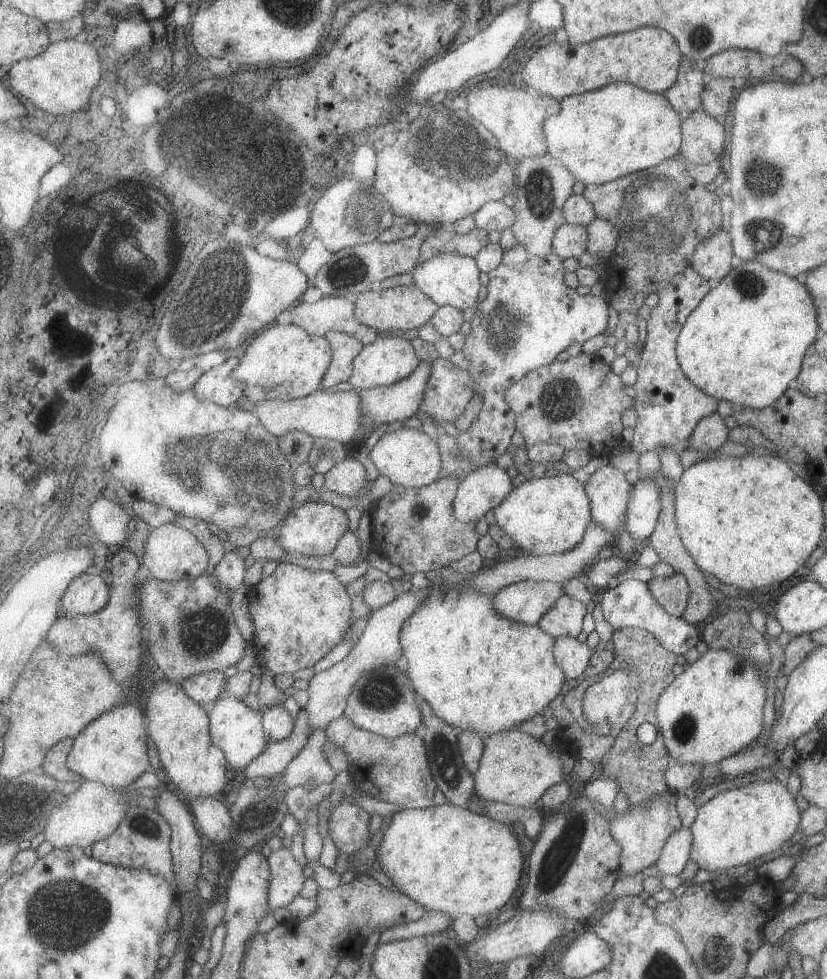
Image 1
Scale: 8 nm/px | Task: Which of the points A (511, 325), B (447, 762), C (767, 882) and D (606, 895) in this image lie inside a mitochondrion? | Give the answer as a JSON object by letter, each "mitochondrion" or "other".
{"A":"mitochondrion","B":"mitochondrion","C":"other","D":"other"}

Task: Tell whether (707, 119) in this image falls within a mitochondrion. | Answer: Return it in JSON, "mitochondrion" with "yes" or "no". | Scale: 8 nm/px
{"mitochondrion":"no"}

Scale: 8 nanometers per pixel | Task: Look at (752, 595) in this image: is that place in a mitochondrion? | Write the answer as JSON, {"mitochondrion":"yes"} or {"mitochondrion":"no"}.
{"mitochondrion":"no"}

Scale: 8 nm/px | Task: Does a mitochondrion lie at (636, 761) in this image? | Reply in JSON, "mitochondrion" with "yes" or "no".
{"mitochondrion":"yes"}

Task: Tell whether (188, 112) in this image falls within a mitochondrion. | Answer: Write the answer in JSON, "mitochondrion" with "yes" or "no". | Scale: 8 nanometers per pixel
{"mitochondrion":"yes"}

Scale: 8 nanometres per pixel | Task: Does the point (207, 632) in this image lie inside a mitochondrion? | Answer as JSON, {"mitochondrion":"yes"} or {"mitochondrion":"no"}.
{"mitochondrion":"yes"}

